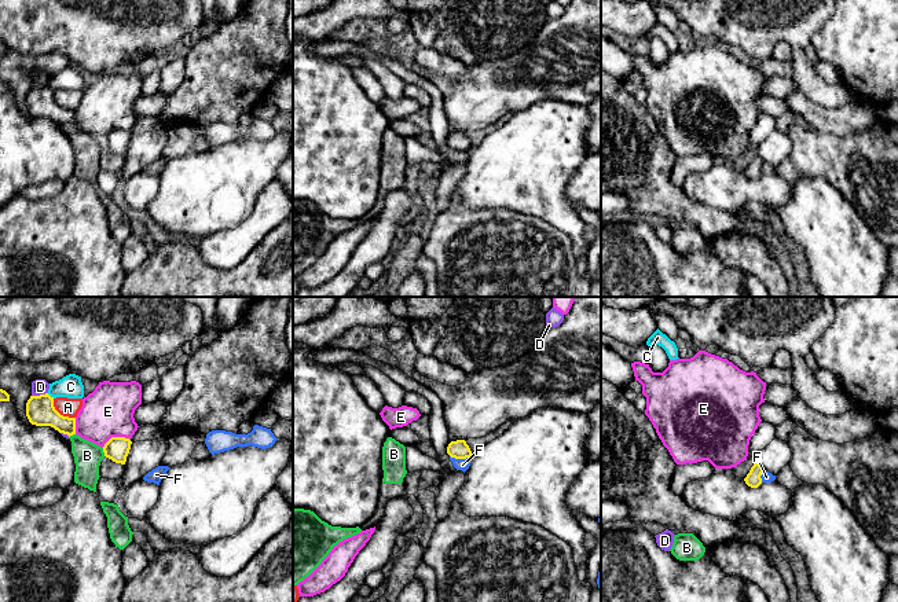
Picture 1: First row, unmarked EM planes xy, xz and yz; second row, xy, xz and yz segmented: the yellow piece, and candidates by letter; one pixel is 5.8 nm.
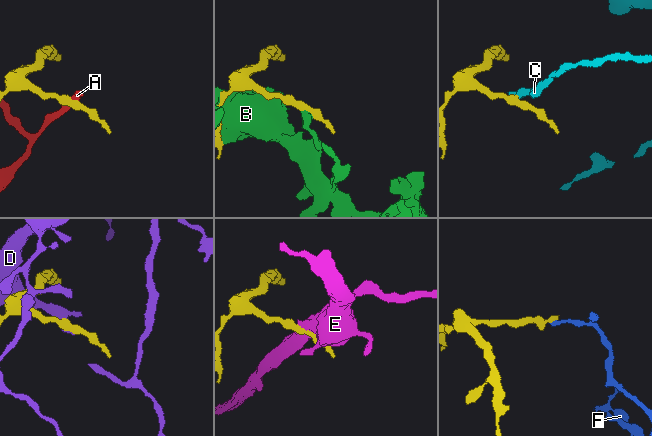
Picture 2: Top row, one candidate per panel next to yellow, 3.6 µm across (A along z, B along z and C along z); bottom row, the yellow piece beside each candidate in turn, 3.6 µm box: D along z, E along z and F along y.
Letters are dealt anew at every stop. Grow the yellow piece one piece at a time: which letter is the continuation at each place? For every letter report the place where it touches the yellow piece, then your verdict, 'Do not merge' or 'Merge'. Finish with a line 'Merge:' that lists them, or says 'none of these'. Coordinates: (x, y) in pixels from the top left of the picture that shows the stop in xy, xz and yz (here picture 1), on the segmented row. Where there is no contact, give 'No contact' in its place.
A: Touches yellow at xy (59, 414). Do not merge
B: Touches yellow at xy (103, 451). Do not merge
C: Touches yellow at xy (50, 396). Do not merge
D: Touches yellow at xy (39, 396). Do not merge
E: Touches yellow at xy (116, 437). Do not merge
F: Touches yellow at xz (460, 458). Do not merge
Merge: none of these

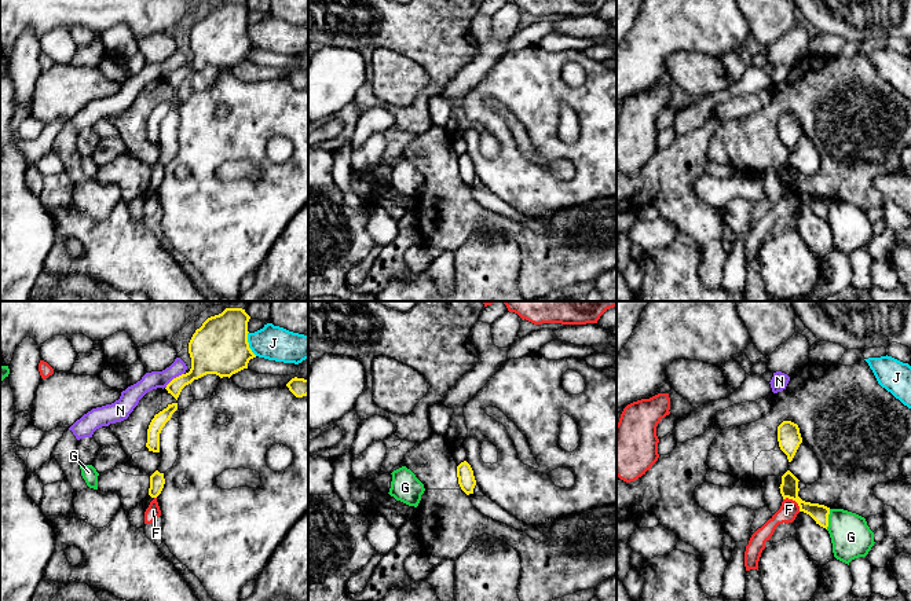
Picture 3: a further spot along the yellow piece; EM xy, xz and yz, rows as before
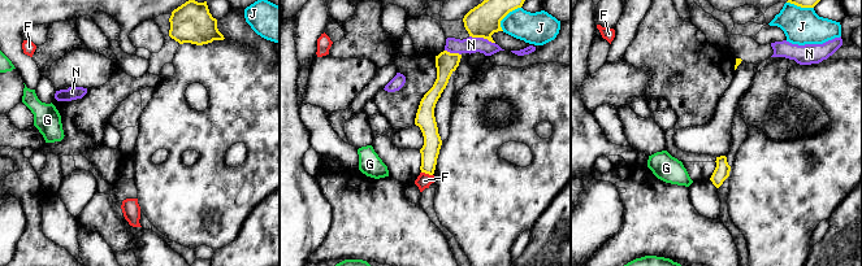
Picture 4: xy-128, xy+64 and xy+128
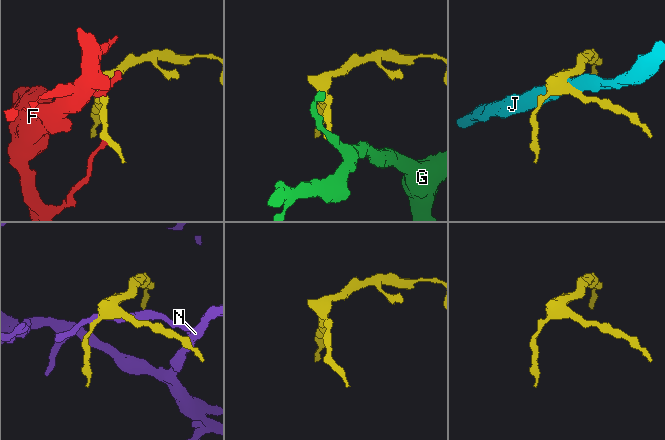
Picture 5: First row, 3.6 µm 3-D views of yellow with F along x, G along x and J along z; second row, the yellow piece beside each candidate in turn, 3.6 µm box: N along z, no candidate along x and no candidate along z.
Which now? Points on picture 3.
F: Touches yellow at yz (794, 499). Do not merge
G: Touches yellow at yz (827, 519). Do not merge
J: Touches yellow at xy (248, 344). Do not merge
N: Touches yellow at xy (174, 378). Do not merge
Merge: none of these

